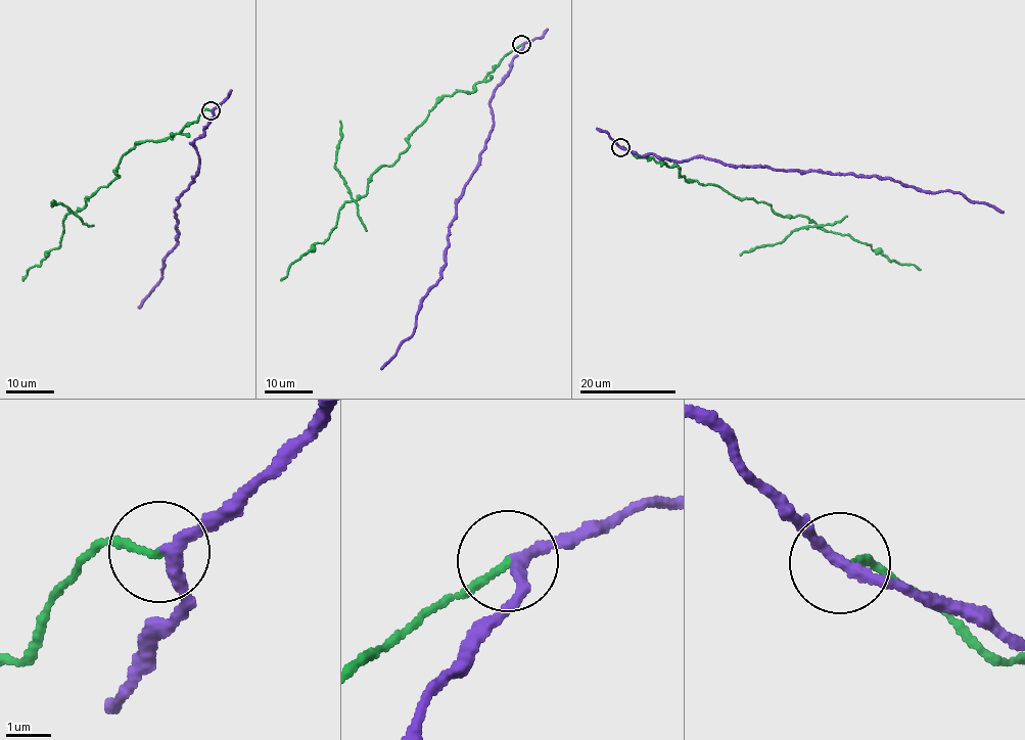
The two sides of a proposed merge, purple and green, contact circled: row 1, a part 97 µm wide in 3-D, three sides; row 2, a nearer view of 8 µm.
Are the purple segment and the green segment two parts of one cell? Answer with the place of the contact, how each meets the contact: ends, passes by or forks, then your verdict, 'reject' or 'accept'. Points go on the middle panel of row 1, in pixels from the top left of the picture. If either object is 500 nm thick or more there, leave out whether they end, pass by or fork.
place (521, 44); purple passes by; green ends; reject

